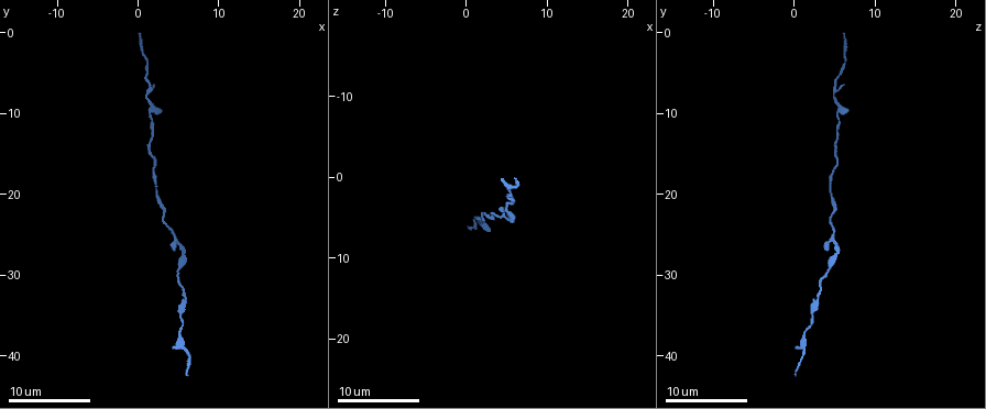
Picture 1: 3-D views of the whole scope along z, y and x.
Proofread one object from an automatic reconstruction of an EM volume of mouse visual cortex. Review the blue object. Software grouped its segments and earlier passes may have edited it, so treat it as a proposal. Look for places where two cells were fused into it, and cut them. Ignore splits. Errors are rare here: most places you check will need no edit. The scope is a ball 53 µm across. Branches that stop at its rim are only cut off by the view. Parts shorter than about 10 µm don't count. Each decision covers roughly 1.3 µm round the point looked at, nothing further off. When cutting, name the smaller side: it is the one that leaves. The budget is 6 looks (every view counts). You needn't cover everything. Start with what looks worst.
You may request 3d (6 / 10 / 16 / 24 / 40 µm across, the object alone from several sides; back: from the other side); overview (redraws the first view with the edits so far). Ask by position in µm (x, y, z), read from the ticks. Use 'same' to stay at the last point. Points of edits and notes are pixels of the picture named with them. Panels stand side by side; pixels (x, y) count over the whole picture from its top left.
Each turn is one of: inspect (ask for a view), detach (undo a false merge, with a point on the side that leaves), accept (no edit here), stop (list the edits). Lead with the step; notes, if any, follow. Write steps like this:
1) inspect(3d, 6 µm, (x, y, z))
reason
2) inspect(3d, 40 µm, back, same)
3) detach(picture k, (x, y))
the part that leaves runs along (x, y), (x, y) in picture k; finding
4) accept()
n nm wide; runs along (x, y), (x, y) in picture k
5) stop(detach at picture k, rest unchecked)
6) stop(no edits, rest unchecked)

inspect(3d, 10 µm, (3.0, 22.0, 5.0))

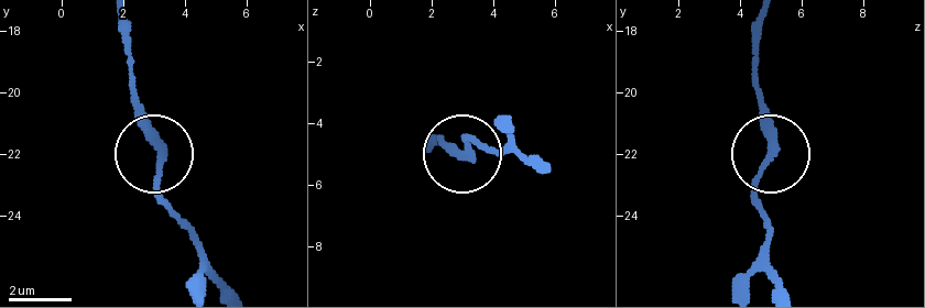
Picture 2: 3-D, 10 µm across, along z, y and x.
inspect(3d, 6 µm, (3.2, 21.9, 5.0))

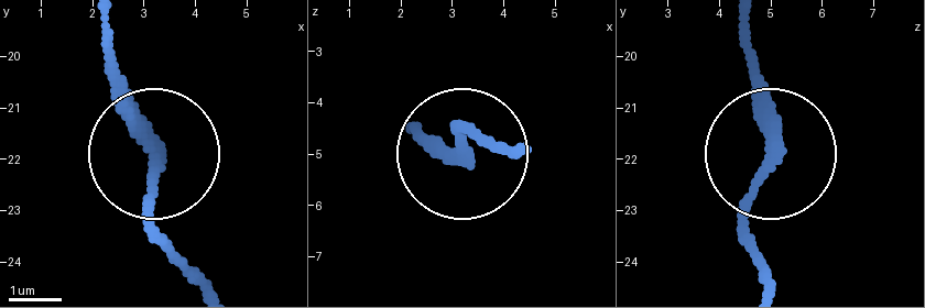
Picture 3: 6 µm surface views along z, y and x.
accept()
runs along (768, 160), (750, 212), (763, 273) in picture 3; all the same cell

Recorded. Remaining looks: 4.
inspect(3d, 10 µm, (5.5, 26.0, 5.5))
two arms in line, one across

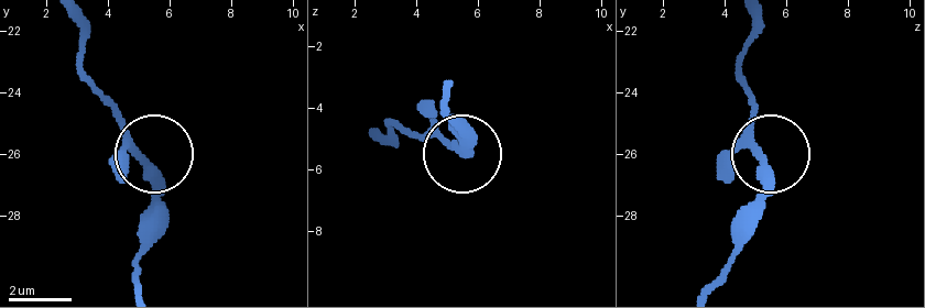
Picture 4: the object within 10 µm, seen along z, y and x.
inspect(3d, 10 µm, back, (5.2, 26.4, 5.2))
other side

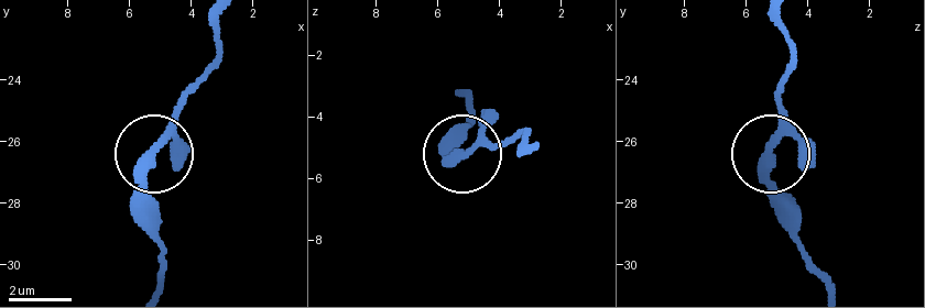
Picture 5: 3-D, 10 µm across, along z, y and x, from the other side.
accept()
3 arms; runs along (781, 21), (789, 74), (768, 176), (779, 221) in picture 5; continuous, no second cell

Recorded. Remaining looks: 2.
inspect(3d, 6 µm, (1.5, 11.0, 5.5))

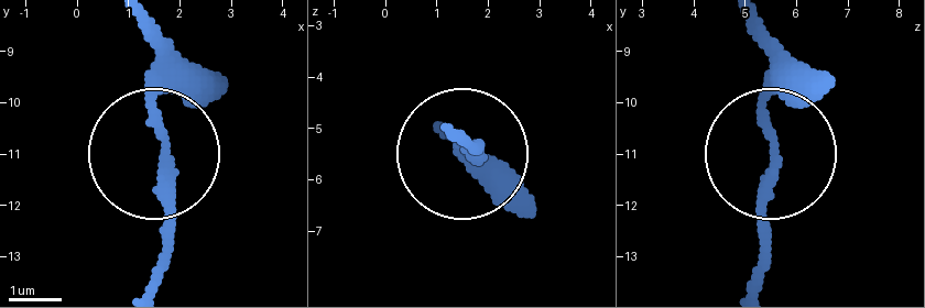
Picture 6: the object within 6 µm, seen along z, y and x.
inspect(3d, 6 µm, back, (1.65, 10.75, 5.50))
from behind

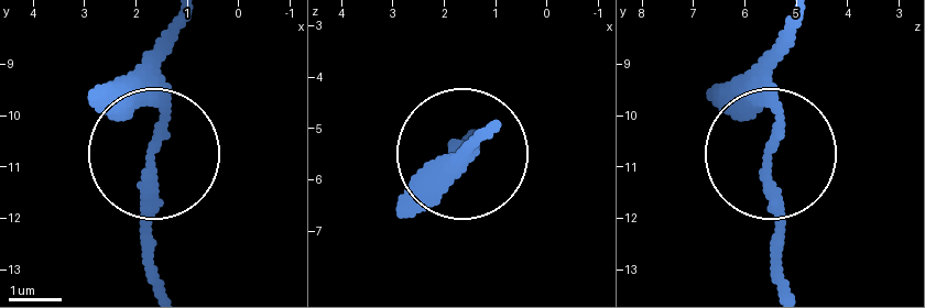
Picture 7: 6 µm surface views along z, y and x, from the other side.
accept()
one cell here

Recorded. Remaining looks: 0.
stop(no edits, rest unchecked)

